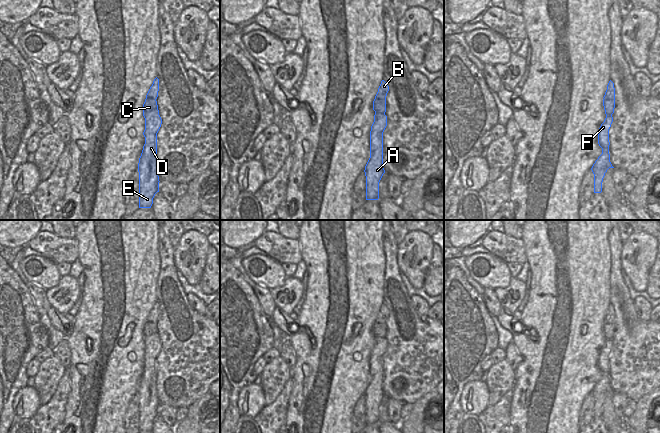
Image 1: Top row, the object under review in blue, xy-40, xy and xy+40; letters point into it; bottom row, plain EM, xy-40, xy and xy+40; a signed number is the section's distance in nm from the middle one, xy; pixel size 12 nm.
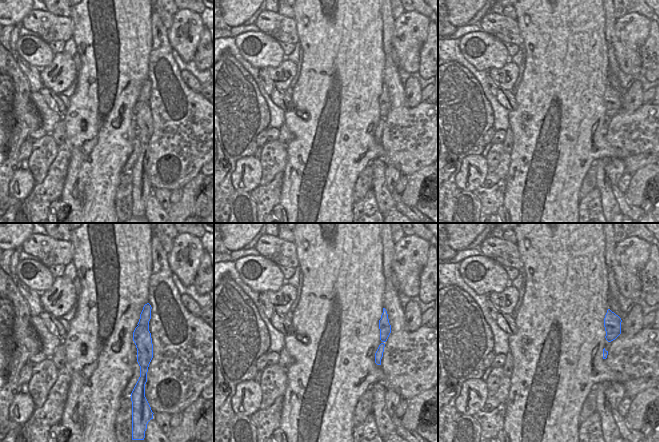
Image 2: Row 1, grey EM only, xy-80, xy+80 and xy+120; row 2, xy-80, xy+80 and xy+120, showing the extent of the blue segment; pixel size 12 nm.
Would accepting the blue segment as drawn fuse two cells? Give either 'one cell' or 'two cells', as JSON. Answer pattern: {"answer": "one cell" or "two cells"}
{"answer": "two cells"}

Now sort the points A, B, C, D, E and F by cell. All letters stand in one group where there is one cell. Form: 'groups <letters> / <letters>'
groups A C D E F / B

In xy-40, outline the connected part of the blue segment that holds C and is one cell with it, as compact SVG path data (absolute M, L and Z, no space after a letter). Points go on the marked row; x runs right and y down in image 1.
M145 99L143 104L145 118L145 144L138 163L139 172L139 208L151 208L153 198L159 192L159 176L157 170L157 133L162 119L157 109L157 101Z

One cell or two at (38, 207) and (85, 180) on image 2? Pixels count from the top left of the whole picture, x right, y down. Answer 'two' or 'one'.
two

